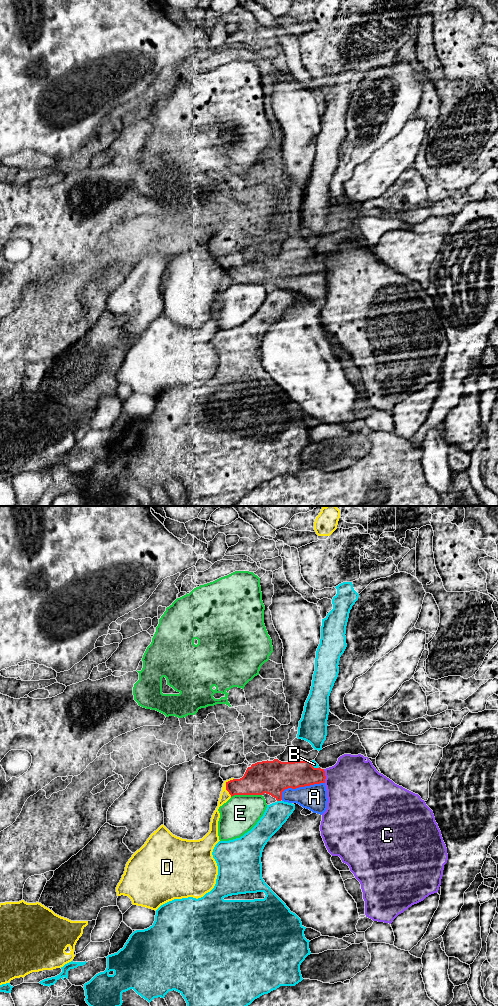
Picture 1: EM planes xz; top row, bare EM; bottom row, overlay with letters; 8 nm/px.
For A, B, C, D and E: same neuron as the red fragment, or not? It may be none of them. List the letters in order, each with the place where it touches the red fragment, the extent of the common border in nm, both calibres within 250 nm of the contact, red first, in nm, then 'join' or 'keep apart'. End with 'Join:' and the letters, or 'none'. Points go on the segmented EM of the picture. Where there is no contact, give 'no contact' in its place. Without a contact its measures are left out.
A: xz (299, 786) | 380 nm | 280/200 nm | join
B: xz (279, 800) | 30 nm | 280/190 nm | keep apart
C: xz (325, 776) | 110 nm | 220/460 nm | keep apart
D: xz (226, 786) | 150 nm | 220/80 nm | keep apart
E: xz (246, 794) | 240 nm | 280/300 nm | keep apart
Join: A

